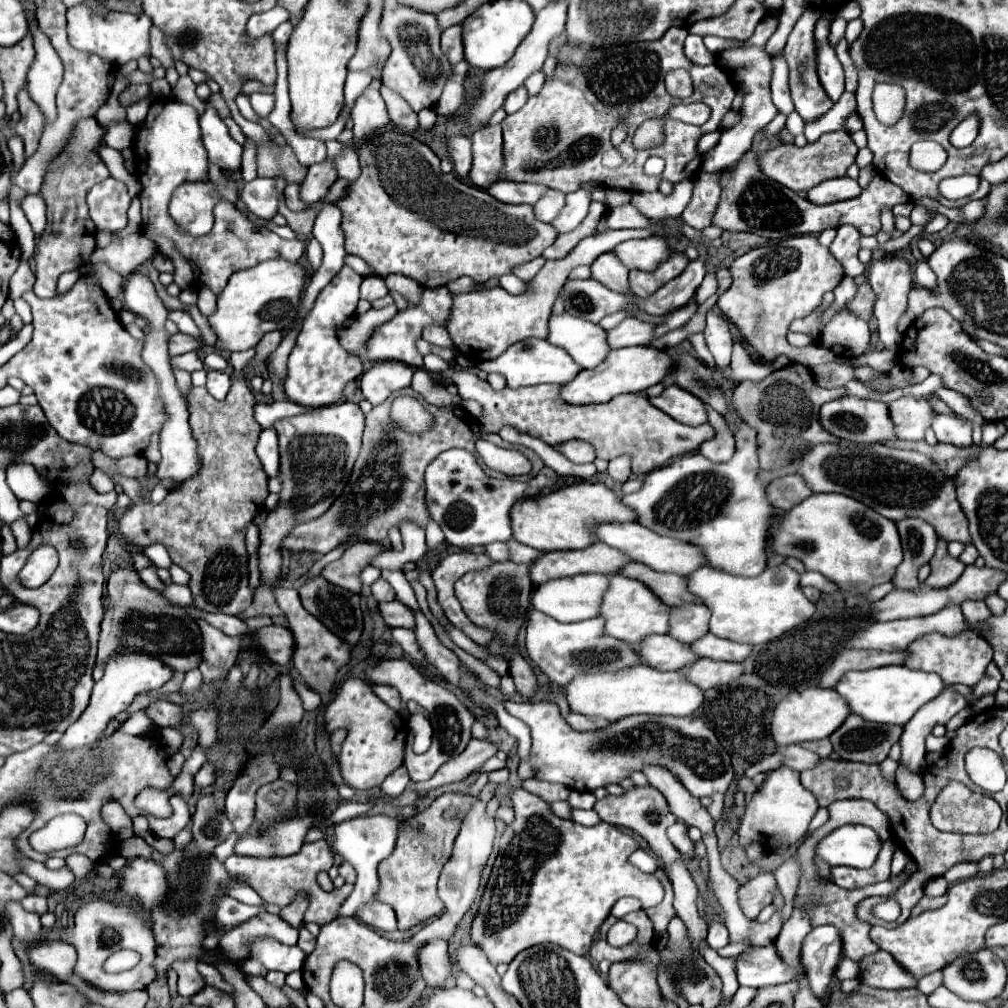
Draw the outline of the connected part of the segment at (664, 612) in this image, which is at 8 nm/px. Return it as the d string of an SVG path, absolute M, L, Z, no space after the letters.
M613 575L611 587L601 603L601 617L605 623L605 633L615 639L625 639L627 643L639 643L647 635L665 635L669 631L669 605L663 603L645 583L629 579L625 575Z

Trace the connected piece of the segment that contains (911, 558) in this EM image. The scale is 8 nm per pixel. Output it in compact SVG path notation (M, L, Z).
M919 517L899 519L899 521L895 521L895 525L901 535L905 559L897 567L893 583L897 585L897 589L917 587L919 585L919 581L917 581L919 567L929 563L929 559L935 553L935 543L937 543L935 529Z

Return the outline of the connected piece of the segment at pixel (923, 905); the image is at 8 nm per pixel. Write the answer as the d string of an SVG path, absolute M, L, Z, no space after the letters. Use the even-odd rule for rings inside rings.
M924 895L917 903L917 905L912 909L911 917L917 917L917 915L920 915L924 911L927 911L930 909L940 908L943 905L945 905L946 902L947 902L946 895L942 895L938 897L928 897Z

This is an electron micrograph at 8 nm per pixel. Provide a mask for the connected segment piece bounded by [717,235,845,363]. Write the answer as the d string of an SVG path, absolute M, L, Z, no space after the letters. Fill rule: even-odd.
M815 235L789 237L777 245L751 249L731 263L731 287L719 295L717 307L739 329L745 343L749 343L759 359L765 363L775 361L781 353L801 363L801 353L787 343L787 329L793 319L805 317L819 307L823 293L833 291L845 277L841 263L831 255L829 247L819 245ZM793 297L799 297L795 301ZM803 303L803 309L801 305ZM771 321L771 323L765 323Z

